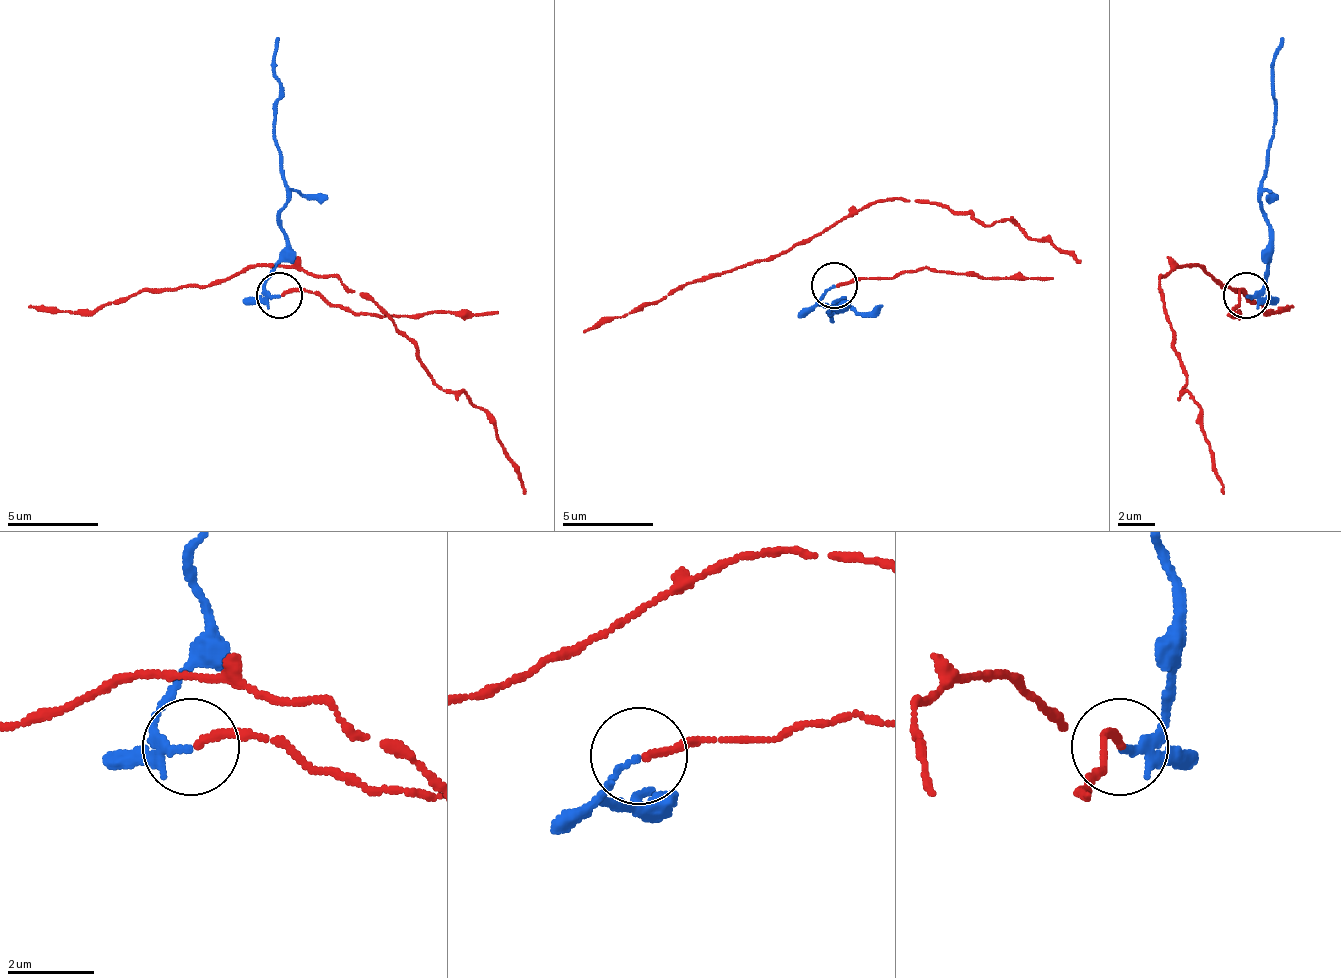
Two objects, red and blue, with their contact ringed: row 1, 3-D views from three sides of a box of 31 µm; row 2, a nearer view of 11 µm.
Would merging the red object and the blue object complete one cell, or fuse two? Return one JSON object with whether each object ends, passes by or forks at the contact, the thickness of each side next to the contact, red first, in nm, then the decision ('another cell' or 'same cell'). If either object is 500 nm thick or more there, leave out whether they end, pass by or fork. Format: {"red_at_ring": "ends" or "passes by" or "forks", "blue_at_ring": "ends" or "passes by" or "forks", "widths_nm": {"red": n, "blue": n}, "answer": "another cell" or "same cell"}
{"red_at_ring": "ends", "blue_at_ring": "ends", "widths_nm": {"red": 180, "blue": 150}, "answer": "another cell"}

